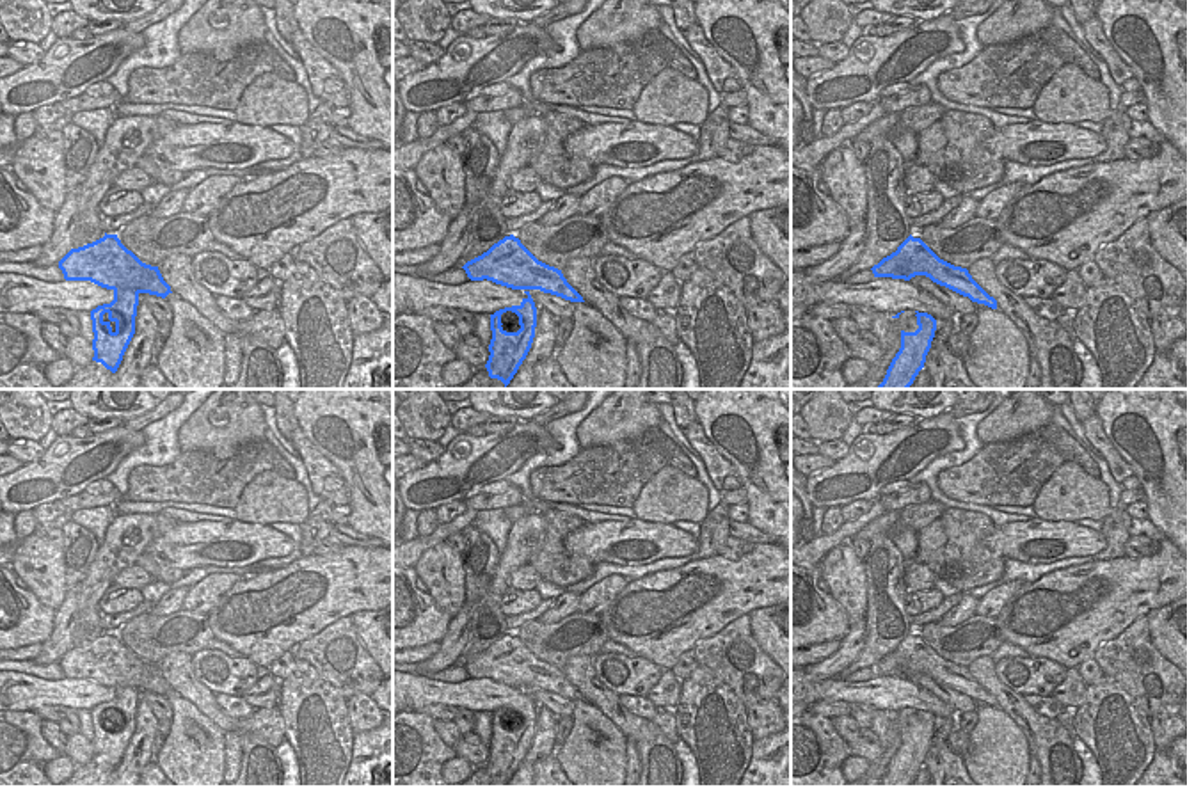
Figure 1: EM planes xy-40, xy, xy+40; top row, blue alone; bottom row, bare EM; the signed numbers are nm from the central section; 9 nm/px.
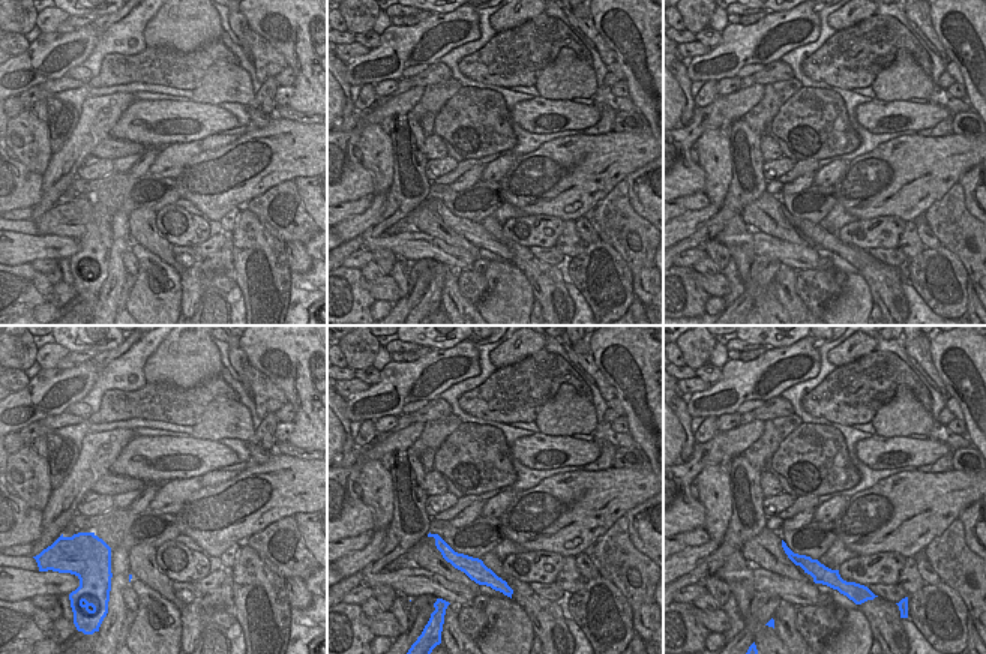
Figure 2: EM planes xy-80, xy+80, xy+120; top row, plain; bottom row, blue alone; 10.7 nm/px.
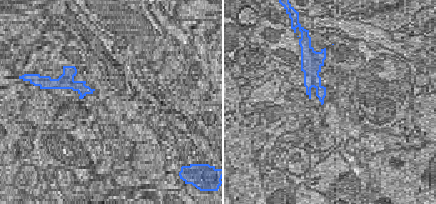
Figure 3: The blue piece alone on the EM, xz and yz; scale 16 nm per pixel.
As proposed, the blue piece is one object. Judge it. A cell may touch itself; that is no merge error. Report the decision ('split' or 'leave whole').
split

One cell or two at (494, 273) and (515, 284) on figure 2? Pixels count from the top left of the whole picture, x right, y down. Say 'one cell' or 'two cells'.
one cell

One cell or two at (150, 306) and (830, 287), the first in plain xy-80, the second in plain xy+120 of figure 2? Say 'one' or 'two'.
two

